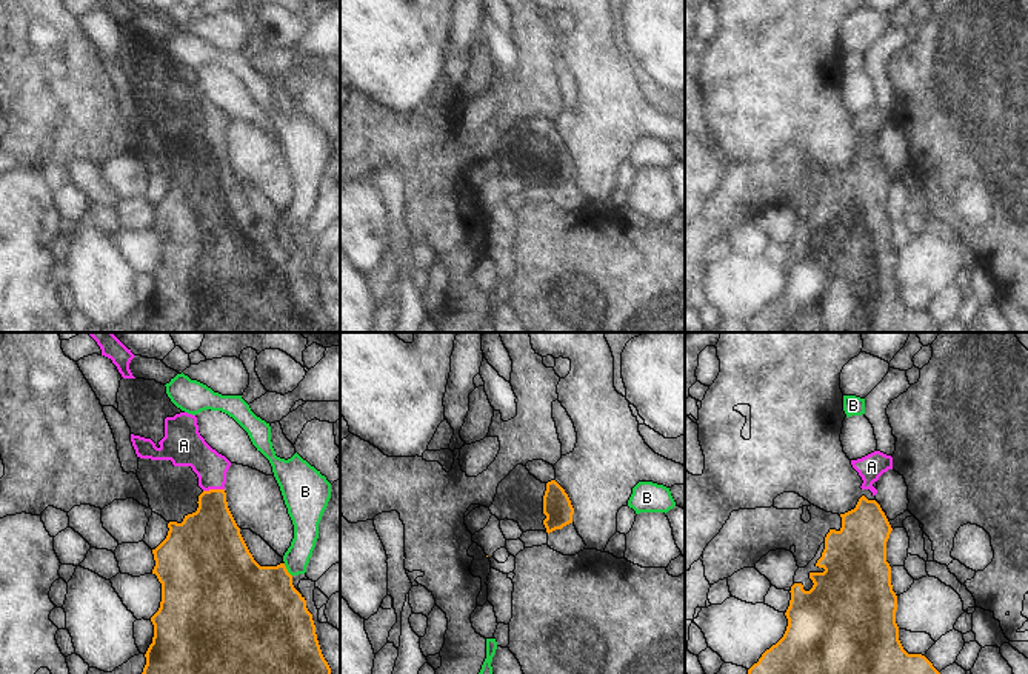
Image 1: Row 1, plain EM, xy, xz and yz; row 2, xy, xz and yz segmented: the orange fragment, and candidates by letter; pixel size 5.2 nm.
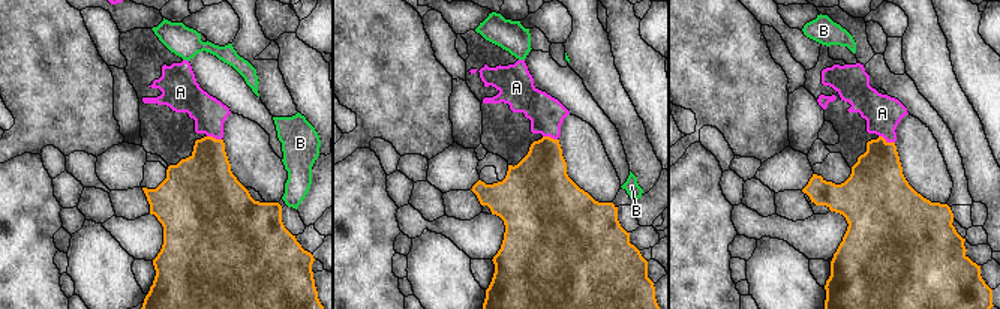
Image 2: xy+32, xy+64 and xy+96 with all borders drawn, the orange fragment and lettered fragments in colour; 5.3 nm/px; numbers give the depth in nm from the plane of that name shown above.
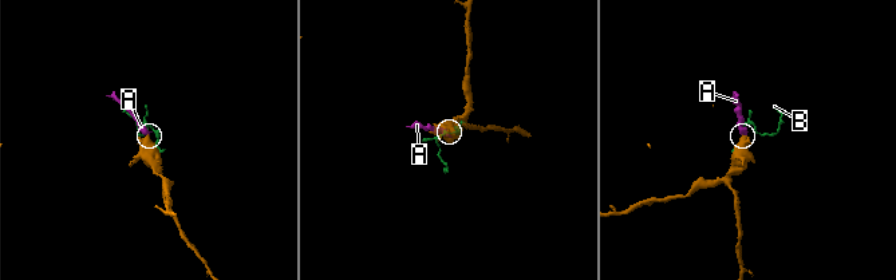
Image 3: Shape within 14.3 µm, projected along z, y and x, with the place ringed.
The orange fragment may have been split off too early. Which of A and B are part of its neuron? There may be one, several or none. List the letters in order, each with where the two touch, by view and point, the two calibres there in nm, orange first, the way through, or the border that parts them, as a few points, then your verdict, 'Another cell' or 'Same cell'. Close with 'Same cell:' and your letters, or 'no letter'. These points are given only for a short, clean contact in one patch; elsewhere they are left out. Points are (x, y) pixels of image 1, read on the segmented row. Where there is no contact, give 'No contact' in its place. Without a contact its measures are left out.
A: Touches orange at xy (213, 490). Thickness 320 nm (orange) against 180 nm. Path across: xy (210, 537), (213, 527), (213, 490), (211, 470), (190, 448). Same cell
B: Touches orange at xy (287, 570). Thickness 440 nm (orange) against 130 nm. Boundary: xy (283, 563), (291, 576). Another cell
Same cell: A.

